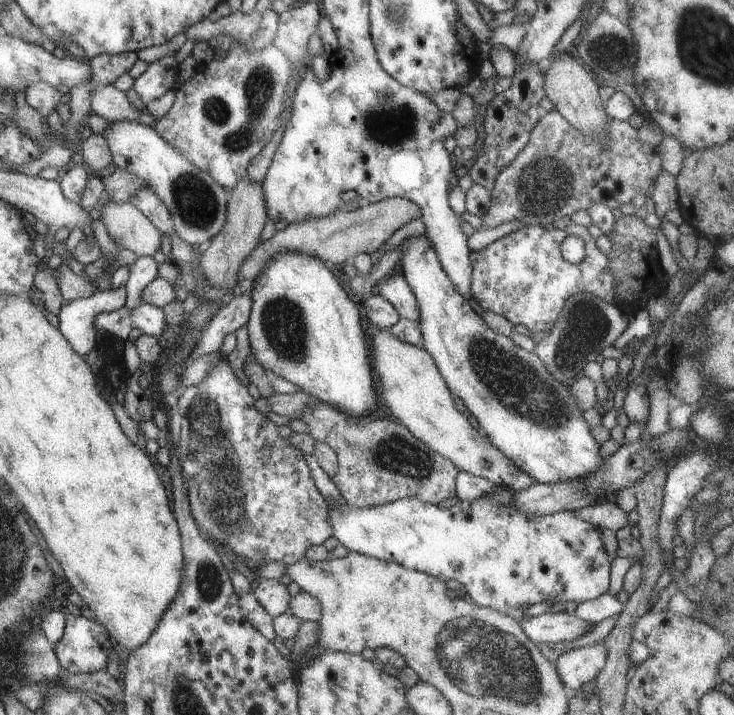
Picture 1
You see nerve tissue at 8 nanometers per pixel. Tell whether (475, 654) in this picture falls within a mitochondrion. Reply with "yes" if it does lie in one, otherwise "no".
yes

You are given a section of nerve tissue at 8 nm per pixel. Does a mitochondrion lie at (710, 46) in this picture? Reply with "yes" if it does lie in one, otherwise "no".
yes

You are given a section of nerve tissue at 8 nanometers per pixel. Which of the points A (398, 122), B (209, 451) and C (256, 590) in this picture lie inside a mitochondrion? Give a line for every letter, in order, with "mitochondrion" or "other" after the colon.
A: mitochondrion
B: mitochondrion
C: other

